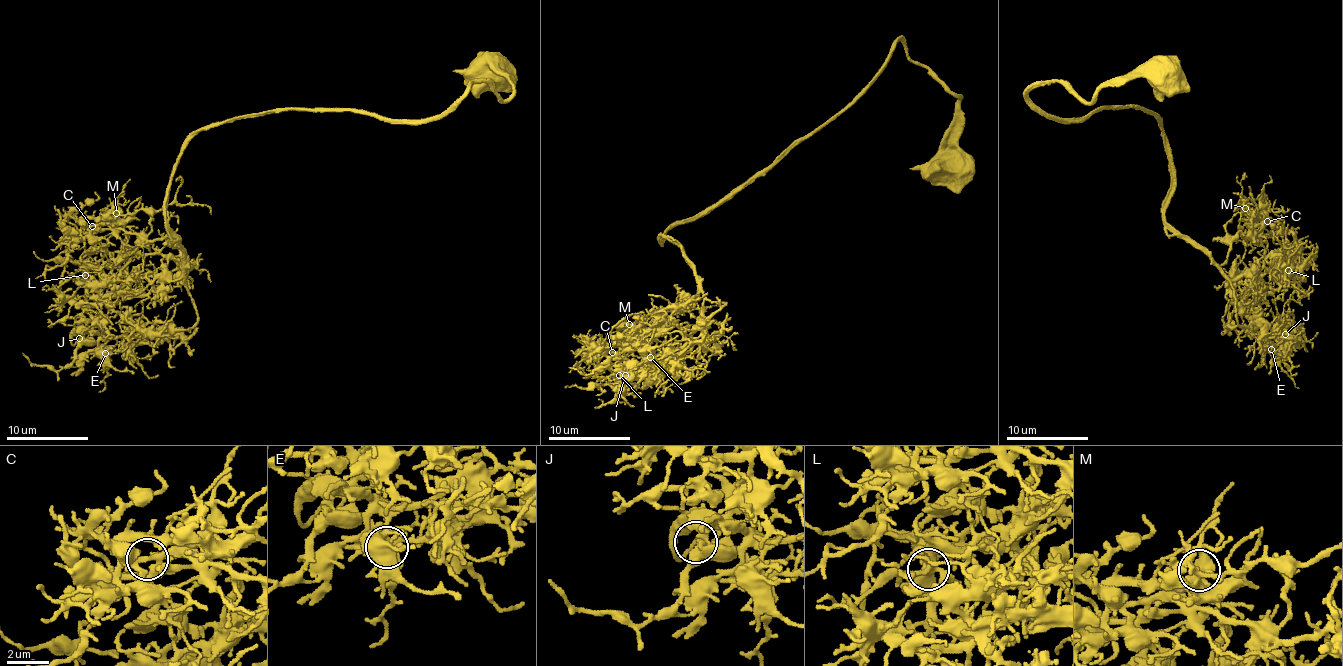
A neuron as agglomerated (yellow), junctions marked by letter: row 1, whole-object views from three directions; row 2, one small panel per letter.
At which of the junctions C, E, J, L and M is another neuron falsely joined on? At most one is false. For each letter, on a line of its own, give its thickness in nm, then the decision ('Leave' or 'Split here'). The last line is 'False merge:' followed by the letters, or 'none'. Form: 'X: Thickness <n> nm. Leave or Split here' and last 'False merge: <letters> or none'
C: Thickness 280 nm. Leave
E: Thickness 320 nm. Leave
J: Thickness 280 nm. Leave
L: Thickness 320 nm. Leave
M: Thickness 280 nm. Leave
False merge: none

